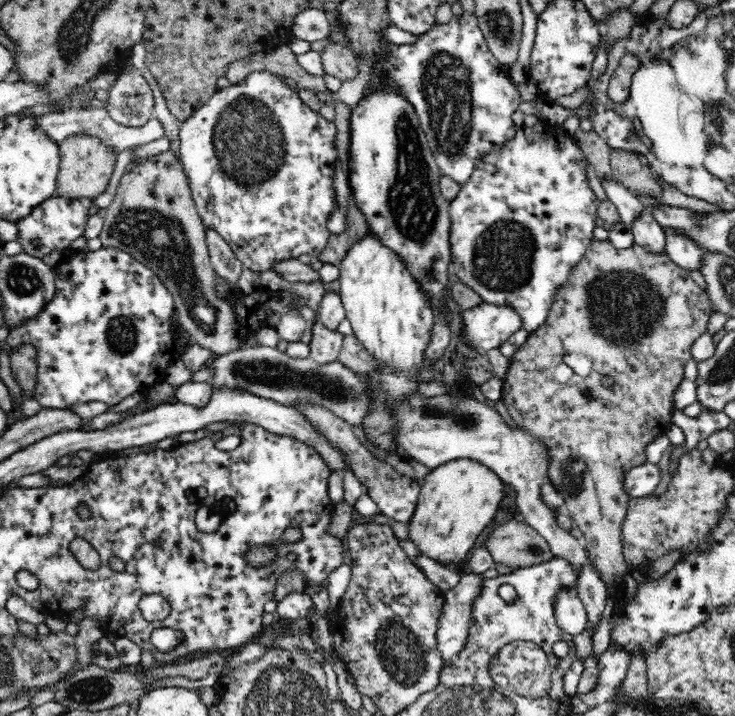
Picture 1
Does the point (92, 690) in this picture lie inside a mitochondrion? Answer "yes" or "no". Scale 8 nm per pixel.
yes

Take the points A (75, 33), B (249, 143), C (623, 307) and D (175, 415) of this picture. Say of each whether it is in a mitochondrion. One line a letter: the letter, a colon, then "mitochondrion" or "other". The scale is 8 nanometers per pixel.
A: mitochondrion
B: mitochondrion
C: mitochondrion
D: other

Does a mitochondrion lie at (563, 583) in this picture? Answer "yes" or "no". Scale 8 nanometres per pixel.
no

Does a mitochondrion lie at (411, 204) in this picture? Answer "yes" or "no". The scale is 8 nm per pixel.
yes

